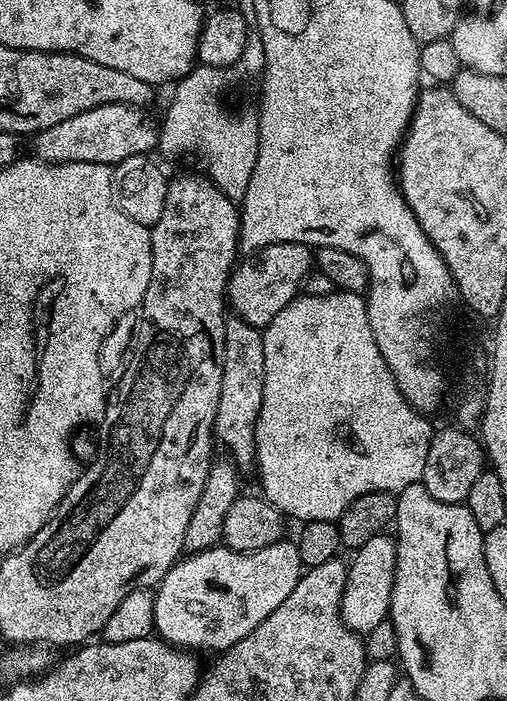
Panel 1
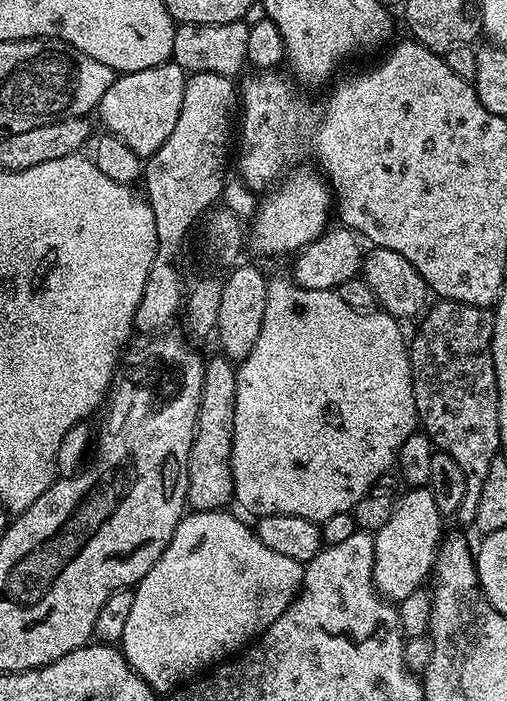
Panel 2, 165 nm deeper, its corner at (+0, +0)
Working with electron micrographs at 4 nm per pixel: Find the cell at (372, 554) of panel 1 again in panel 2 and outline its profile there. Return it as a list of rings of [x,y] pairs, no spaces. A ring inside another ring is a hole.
[[[408,488],[397,499],[394,514],[390,522],[374,533],[374,586],[377,592],[389,602],[398,602],[414,590],[418,590],[431,577],[432,568],[436,565],[436,551],[446,535],[445,517],[434,502],[432,489]]]

